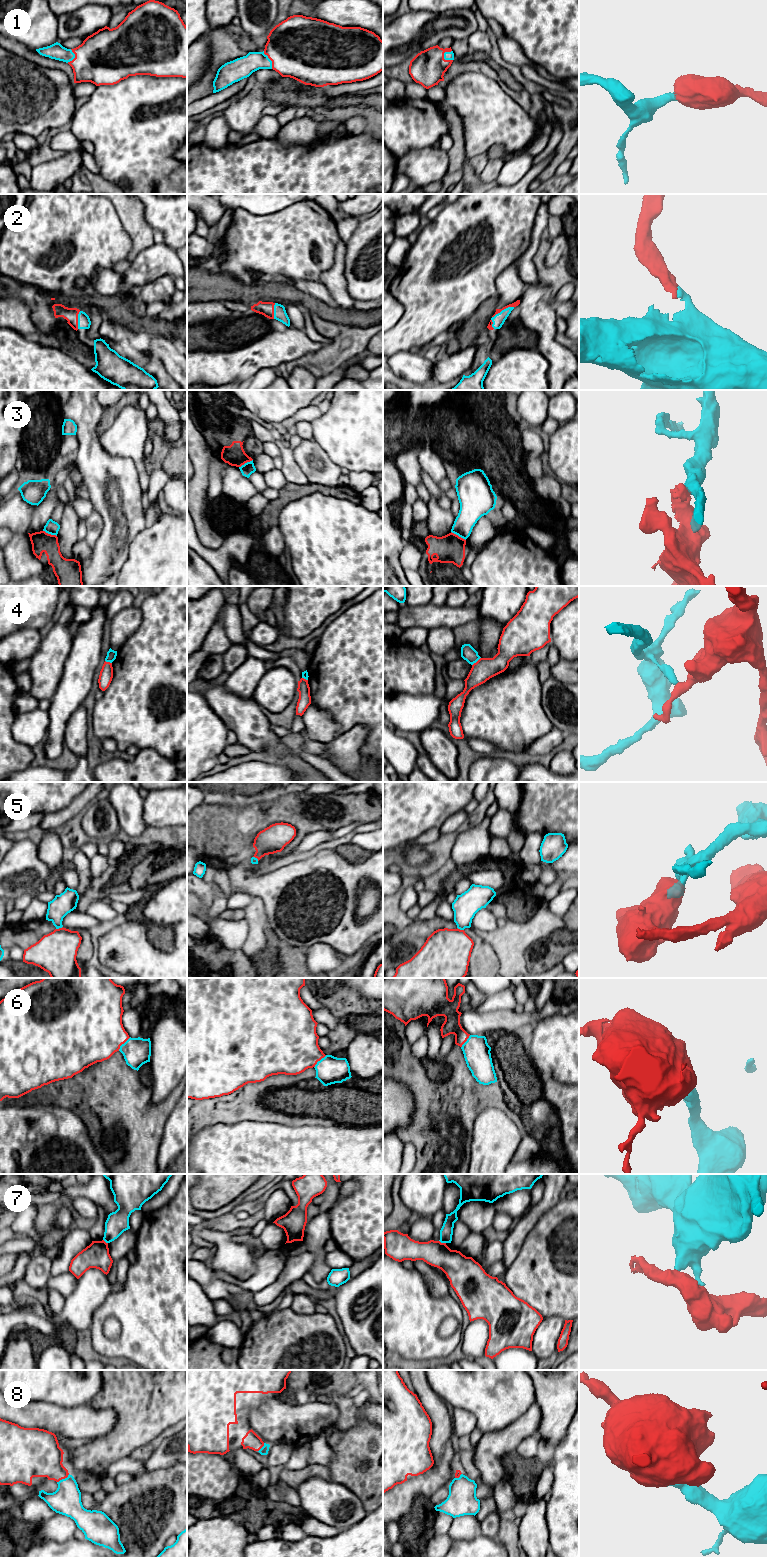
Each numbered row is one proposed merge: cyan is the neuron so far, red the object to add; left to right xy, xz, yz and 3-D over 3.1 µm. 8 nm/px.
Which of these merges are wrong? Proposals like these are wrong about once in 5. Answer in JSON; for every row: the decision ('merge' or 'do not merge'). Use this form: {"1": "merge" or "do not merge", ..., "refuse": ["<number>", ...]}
{"1": "merge", "2": "merge", "3": "do not merge", "4": "do not merge", "5": "do not merge", "6": "merge", "7": "do not merge", "8": "merge", "refuse": ["3", "4", "5", "7"]}

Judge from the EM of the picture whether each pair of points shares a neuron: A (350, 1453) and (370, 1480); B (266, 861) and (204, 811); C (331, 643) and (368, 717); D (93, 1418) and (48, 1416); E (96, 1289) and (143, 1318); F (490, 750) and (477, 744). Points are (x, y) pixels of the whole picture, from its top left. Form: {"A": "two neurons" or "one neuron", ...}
{"A": "one neuron", "B": "two neurons", "C": "one neuron", "D": "one neuron", "E": "two neurons", "F": "one neuron"}

